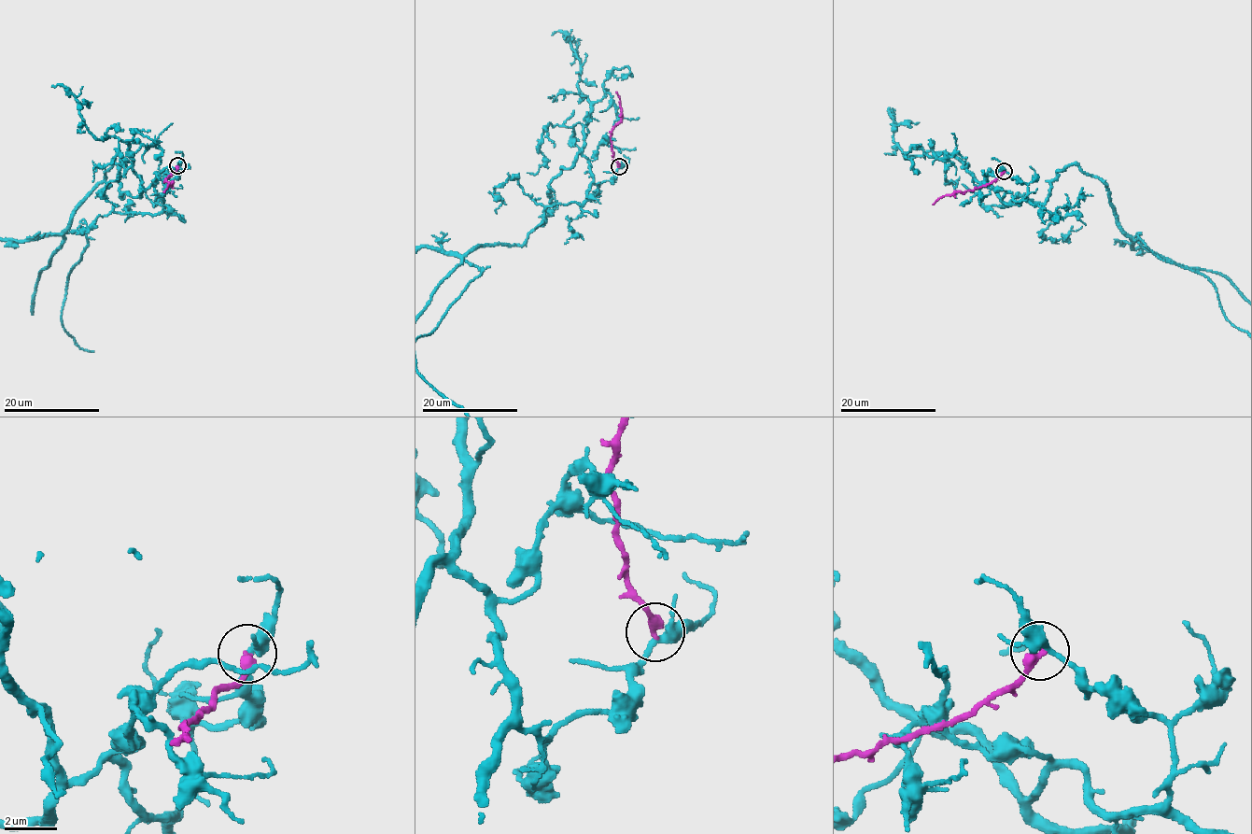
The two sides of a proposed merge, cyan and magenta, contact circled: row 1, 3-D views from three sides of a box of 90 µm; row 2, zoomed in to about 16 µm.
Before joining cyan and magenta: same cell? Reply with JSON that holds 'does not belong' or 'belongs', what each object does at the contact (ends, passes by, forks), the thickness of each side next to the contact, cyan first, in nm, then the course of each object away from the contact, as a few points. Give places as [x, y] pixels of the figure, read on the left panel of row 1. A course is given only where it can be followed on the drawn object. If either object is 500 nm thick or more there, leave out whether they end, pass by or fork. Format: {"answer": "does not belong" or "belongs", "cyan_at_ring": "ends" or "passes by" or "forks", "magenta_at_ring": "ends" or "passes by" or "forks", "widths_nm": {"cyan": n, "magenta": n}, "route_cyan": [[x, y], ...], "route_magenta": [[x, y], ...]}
{"answer": "does not belong", "cyan_at_ring": "forks", "magenta_at_ring": "ends", "widths_nm": {"cyan": 300, "magenta": 400}, "route_magenta": [[177, 165], [165, 179], [172, 182], [163, 192]]}

